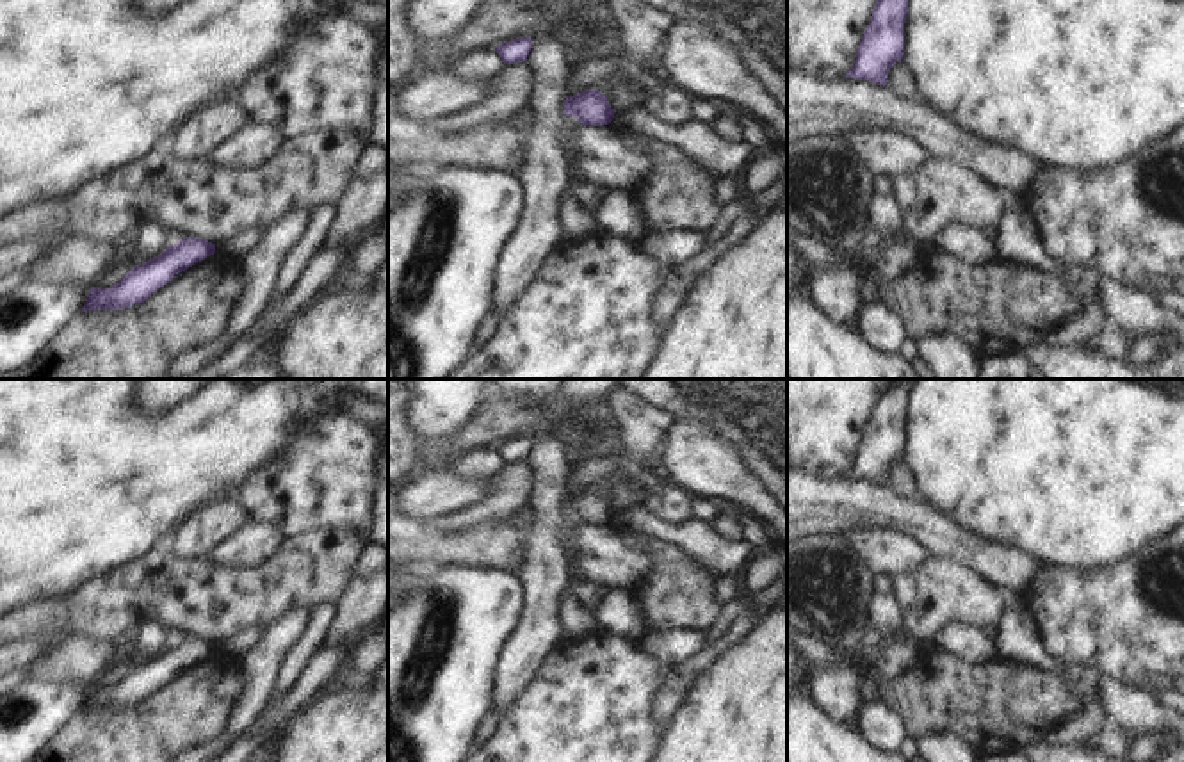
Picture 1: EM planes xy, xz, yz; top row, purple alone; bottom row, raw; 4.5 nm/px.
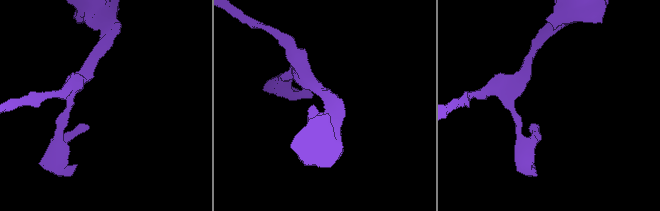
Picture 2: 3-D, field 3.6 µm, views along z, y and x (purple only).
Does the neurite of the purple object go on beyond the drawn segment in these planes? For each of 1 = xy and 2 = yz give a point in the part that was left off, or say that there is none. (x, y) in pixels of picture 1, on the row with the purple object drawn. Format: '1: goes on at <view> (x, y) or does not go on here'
1: does not go on here
2: does not go on here

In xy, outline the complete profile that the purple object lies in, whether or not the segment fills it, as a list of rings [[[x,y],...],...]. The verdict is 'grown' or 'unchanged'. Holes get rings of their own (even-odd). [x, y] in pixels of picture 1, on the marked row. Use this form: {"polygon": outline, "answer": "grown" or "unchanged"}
{"polygon": [[[183,237],[167,246],[158,256],[134,265],[118,283],[91,287],[82,312],[123,310],[146,301],[153,292],[171,281],[182,271],[215,253],[215,244],[199,237]]], "answer": "unchanged"}

